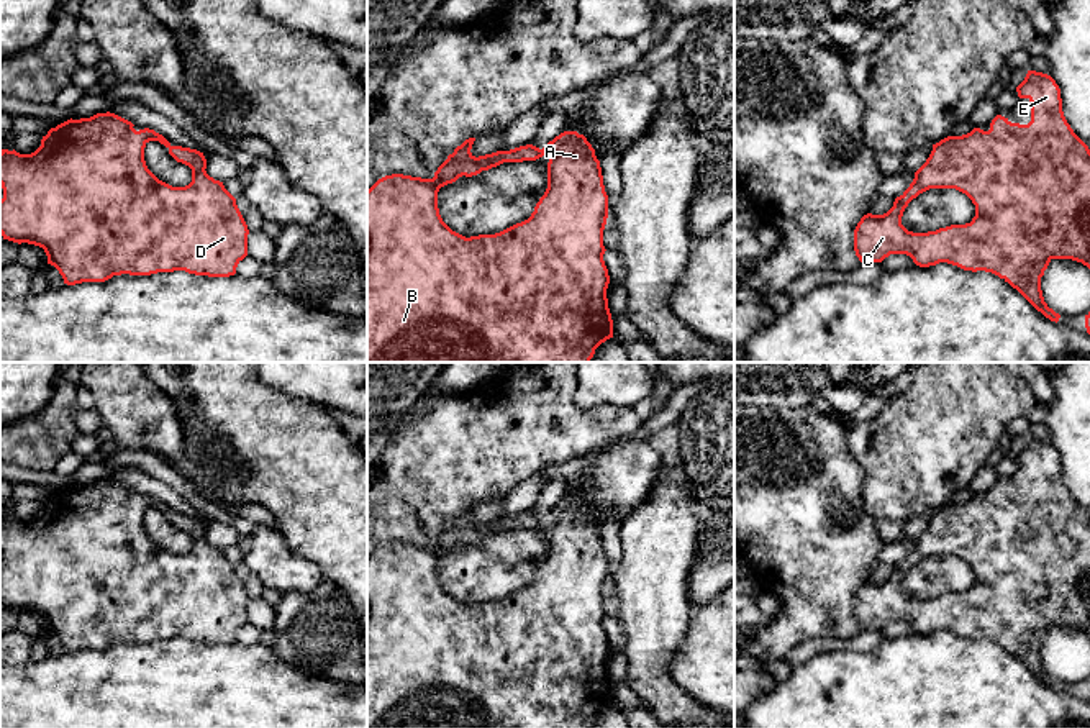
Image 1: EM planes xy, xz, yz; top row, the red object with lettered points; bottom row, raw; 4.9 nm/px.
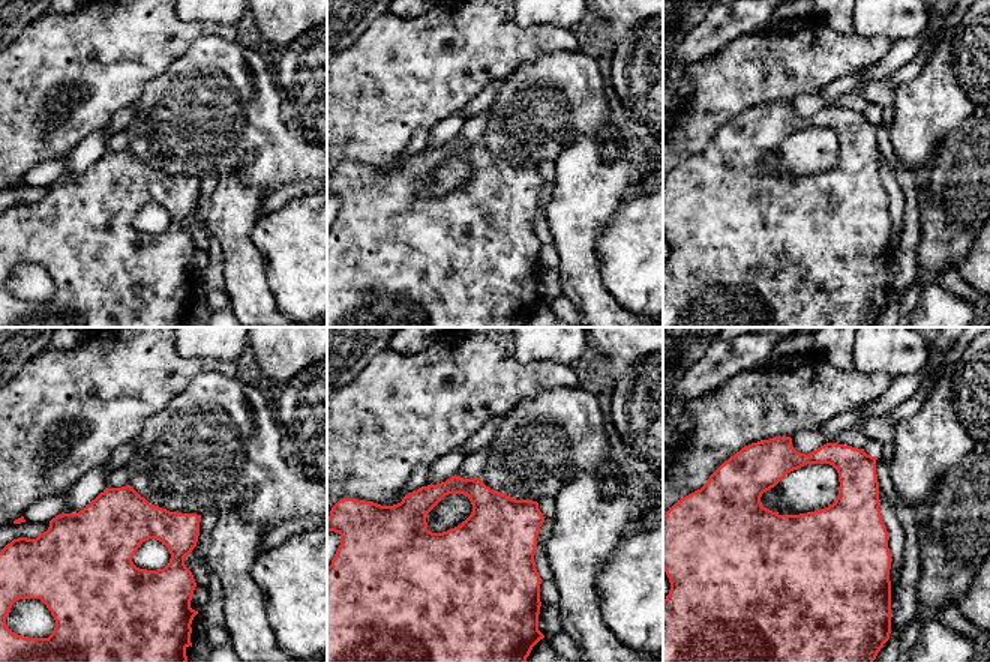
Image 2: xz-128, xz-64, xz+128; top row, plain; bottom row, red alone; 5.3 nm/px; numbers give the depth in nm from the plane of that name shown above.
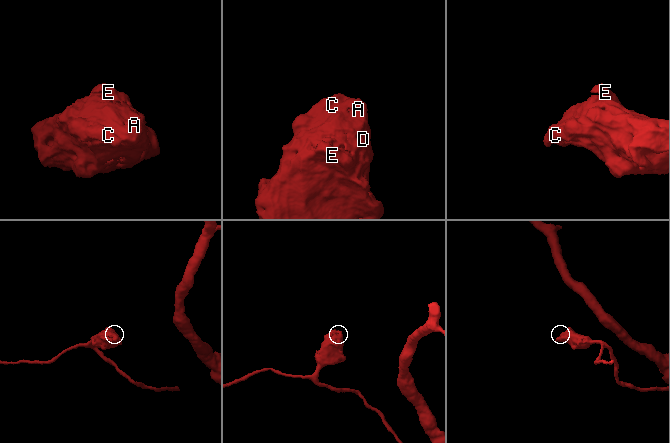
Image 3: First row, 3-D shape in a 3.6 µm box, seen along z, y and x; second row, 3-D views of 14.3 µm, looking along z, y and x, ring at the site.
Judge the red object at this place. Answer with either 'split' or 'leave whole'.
leave whole

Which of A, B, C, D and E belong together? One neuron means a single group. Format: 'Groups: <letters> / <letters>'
Groups: A B C D E

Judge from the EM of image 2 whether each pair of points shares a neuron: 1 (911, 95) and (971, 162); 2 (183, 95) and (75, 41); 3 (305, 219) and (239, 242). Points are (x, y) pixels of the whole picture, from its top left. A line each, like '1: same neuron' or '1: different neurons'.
1: different neurons
2: different neurons
3: different neurons

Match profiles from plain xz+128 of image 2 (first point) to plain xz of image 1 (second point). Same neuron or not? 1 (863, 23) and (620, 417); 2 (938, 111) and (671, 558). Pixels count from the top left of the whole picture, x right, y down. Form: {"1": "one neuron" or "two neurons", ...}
{"1": "two neurons", "2": "one neuron"}

